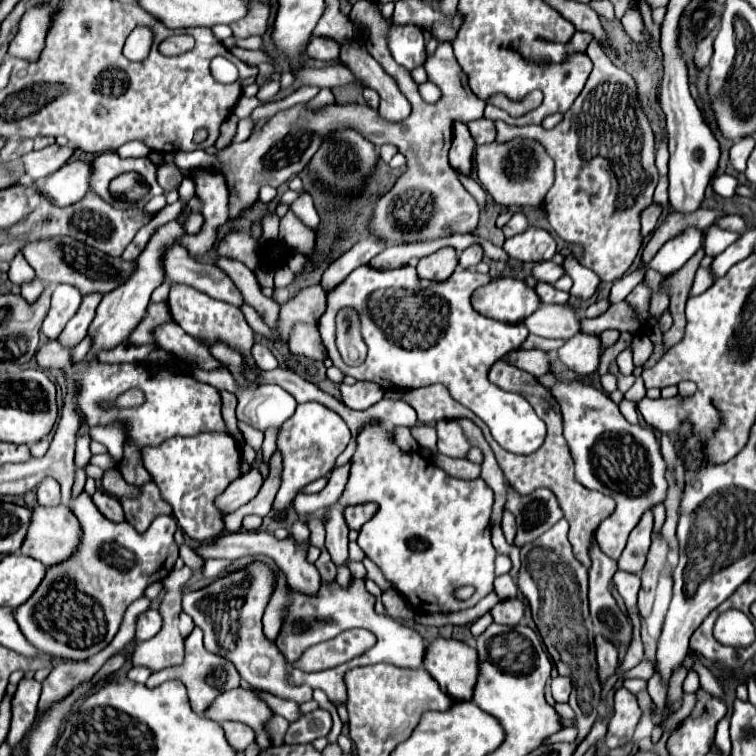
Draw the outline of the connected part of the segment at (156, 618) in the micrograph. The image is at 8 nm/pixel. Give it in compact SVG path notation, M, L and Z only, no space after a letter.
M150 608L146 610L144 614L138 616L136 620L136 640L138 642L144 642L144 640L150 640L162 626L162 618L158 614L156 608Z

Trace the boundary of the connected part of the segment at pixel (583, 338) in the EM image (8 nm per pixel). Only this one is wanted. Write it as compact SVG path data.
M576 334L558 350L558 360L576 374L592 374L598 368L600 354L602 346L598 336Z

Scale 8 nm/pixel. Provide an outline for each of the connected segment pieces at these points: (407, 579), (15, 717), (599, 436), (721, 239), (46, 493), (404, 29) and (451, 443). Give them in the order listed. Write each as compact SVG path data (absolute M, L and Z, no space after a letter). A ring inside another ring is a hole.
M372 424L364 428L358 434L356 442L358 448L352 456L350 478L338 502L350 506L374 500L380 504L376 516L364 524L364 554L384 572L386 580L400 594L406 596L412 608L420 612L460 612L476 606L484 596L494 590L496 550L490 542L490 512L494 492L486 486L482 478L458 480L448 476L444 470L440 470L420 454L402 452L394 444L388 428L384 428L382 424ZM464 584L474 586L476 592L470 600L458 602L452 592Z
M34 678L20 680L14 700L12 700L12 724L10 724L10 732L6 738L10 746L18 744L24 732L34 724L40 692L42 692L42 684L36 682Z
M560 380L550 392L560 404L564 438L568 440L576 462L576 480L582 486L616 500L614 512L596 528L596 540L606 556L618 560L628 534L640 522L642 514L666 500L666 462L660 454L656 432L650 426L630 424L608 394L580 380Z
M710 226L708 228L708 234L706 234L704 250L706 250L708 256L718 256L730 244L734 244L738 238L740 238L740 234L736 234L736 232L728 232L728 230L722 230L718 226Z
M44 478L36 490L38 504L44 506L58 506L60 504L60 484L52 478Z
M388 20L388 50L392 58L404 66L406 70L414 70L426 62L426 48L424 48L424 32L422 28L416 28L414 24L398 26L392 20Z
M442 420L436 424L438 432L438 452L450 458L464 458L470 450L468 440L462 434L462 428L454 420Z

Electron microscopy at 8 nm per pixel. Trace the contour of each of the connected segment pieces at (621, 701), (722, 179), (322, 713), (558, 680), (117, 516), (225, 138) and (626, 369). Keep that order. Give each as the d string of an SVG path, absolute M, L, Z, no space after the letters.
M626 688L616 690L614 694L614 716L608 722L608 732L604 738L604 744L608 748L624 746L632 740L634 728L640 720L642 712L638 706L638 700L634 694L630 694Z
M722 174L714 180L714 192L722 198L732 198L736 186L738 186L738 180L734 176L728 176L728 174Z
M314 710L310 714L300 716L296 722L290 722L284 742L286 744L306 744L320 736L328 736L332 728L332 716L326 710Z
M556 676L552 680L552 696L556 702L568 702L568 696L572 692L572 680L564 676Z
M96 490L96 494L92 496L96 508L112 522L122 522L124 520L124 512L122 512L122 504L116 496L104 492L104 490Z
M232 114L232 116L228 116L228 120L224 120L224 124L220 126L220 138L214 144L216 150L224 150L226 146L232 144L232 140L236 136L236 124L238 124L238 116L236 114Z
M630 347L622 351L616 359L619 371L623 375L631 375L635 368L632 357L632 350Z

